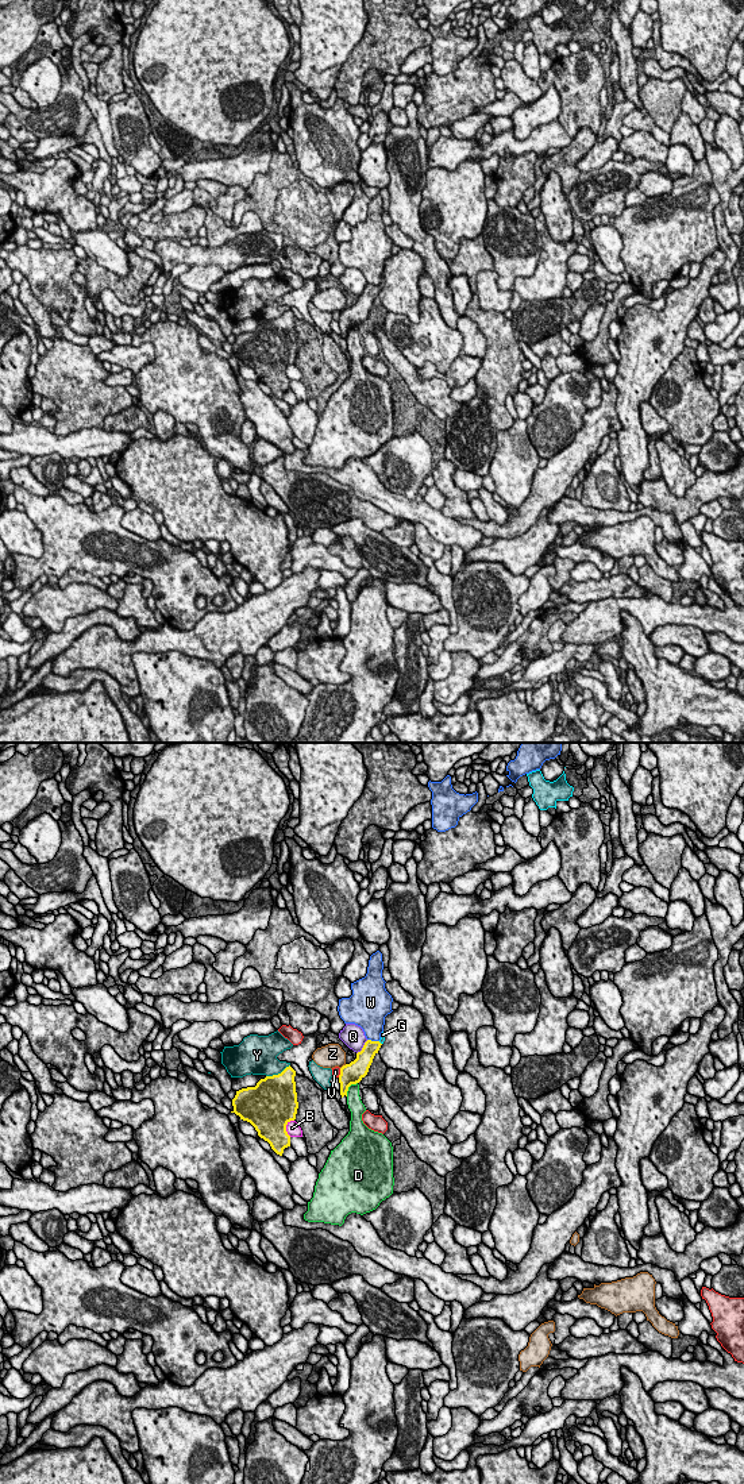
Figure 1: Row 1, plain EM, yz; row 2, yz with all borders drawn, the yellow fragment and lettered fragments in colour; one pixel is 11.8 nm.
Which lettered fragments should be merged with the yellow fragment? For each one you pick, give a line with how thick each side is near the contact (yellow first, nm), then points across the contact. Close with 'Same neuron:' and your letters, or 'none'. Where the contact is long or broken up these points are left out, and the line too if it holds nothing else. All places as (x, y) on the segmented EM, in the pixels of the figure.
G: 190/60 nm | across yz (365, 1057), (380, 1043), (382, 1035)
Same neuron: G

